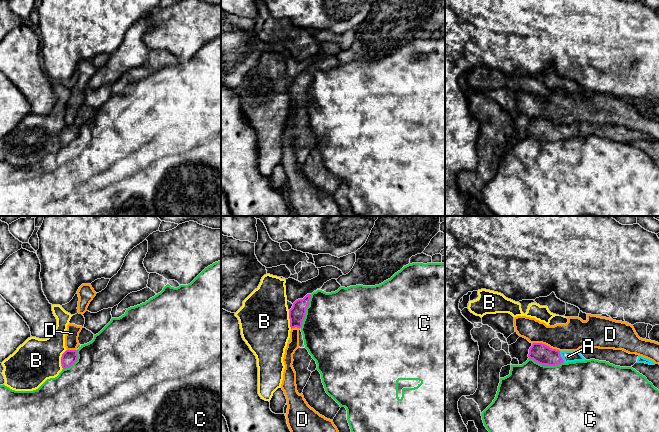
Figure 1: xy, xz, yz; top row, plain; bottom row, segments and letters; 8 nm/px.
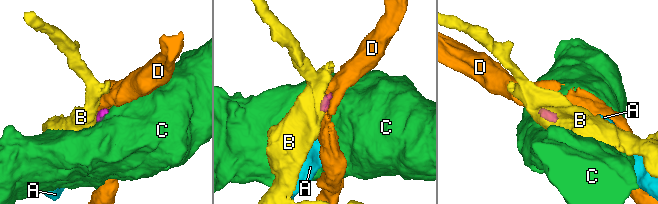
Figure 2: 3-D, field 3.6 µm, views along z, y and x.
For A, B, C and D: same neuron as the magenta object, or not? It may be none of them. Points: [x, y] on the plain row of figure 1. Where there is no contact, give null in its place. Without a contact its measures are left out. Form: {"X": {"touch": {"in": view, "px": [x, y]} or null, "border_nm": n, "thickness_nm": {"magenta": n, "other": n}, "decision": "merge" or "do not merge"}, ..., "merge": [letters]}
{"A": {"touch": {"in": "yz", "px": [560, 132]}, "border_nm": 100, "thickness_nm": {"magenta": 160, "other": 100}, "decision": "merge"}, "B": {"touch": {"in": "xz", "px": [289, 94]}, "border_nm": 150, "thickness_nm": {"magenta": 130, "other": 400}, "decision": "do not merge"}, "C": {"touch": {"in": "yz", "px": [546, 140]}, "border_nm": 280, "thickness_nm": {"magenta": 160, "other": 480}, "decision": "do not merge"}, "D": {"touch": {"in": "yz", "px": [546, 121]}, "border_nm": 240, "thickness_nm": {"magenta": 160, "other": 240}, "decision": "do not merge"}, "merge": ["A"]}

